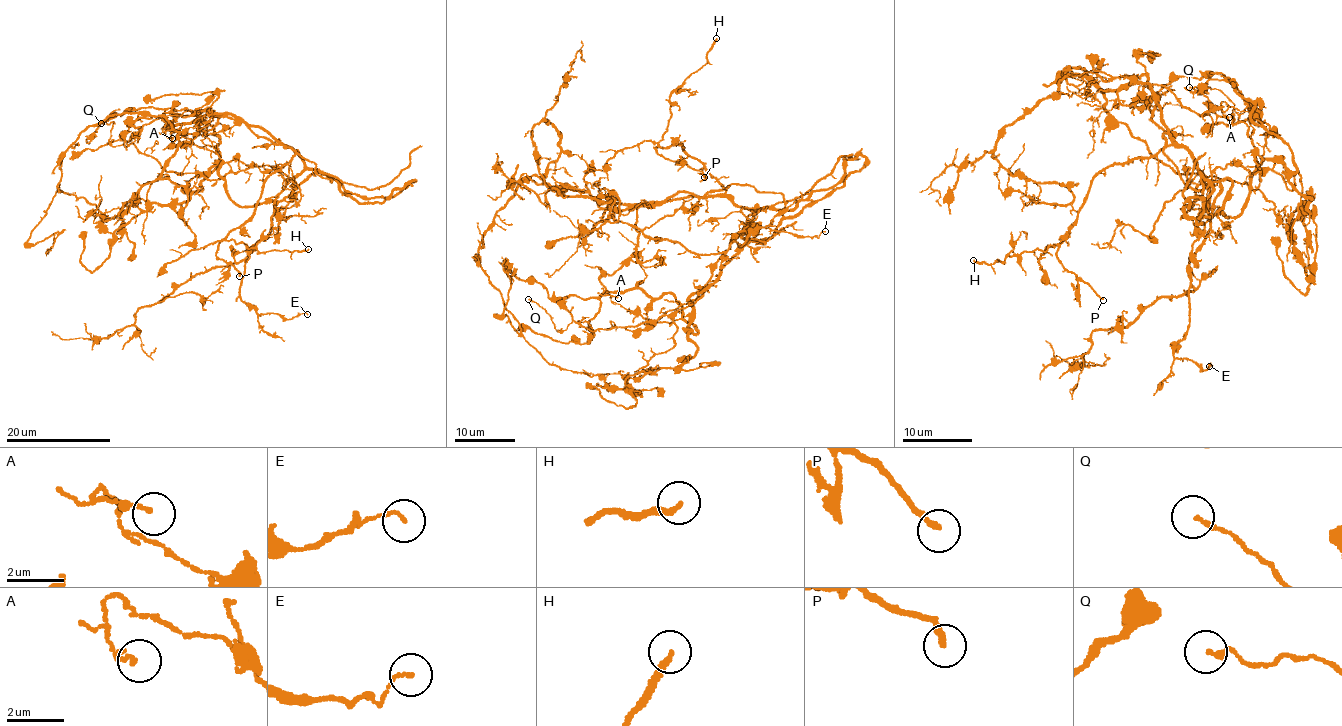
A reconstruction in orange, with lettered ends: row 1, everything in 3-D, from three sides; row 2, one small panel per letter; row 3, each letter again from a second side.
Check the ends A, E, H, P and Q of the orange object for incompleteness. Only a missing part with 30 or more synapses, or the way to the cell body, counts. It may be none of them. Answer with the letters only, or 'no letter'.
no letter

